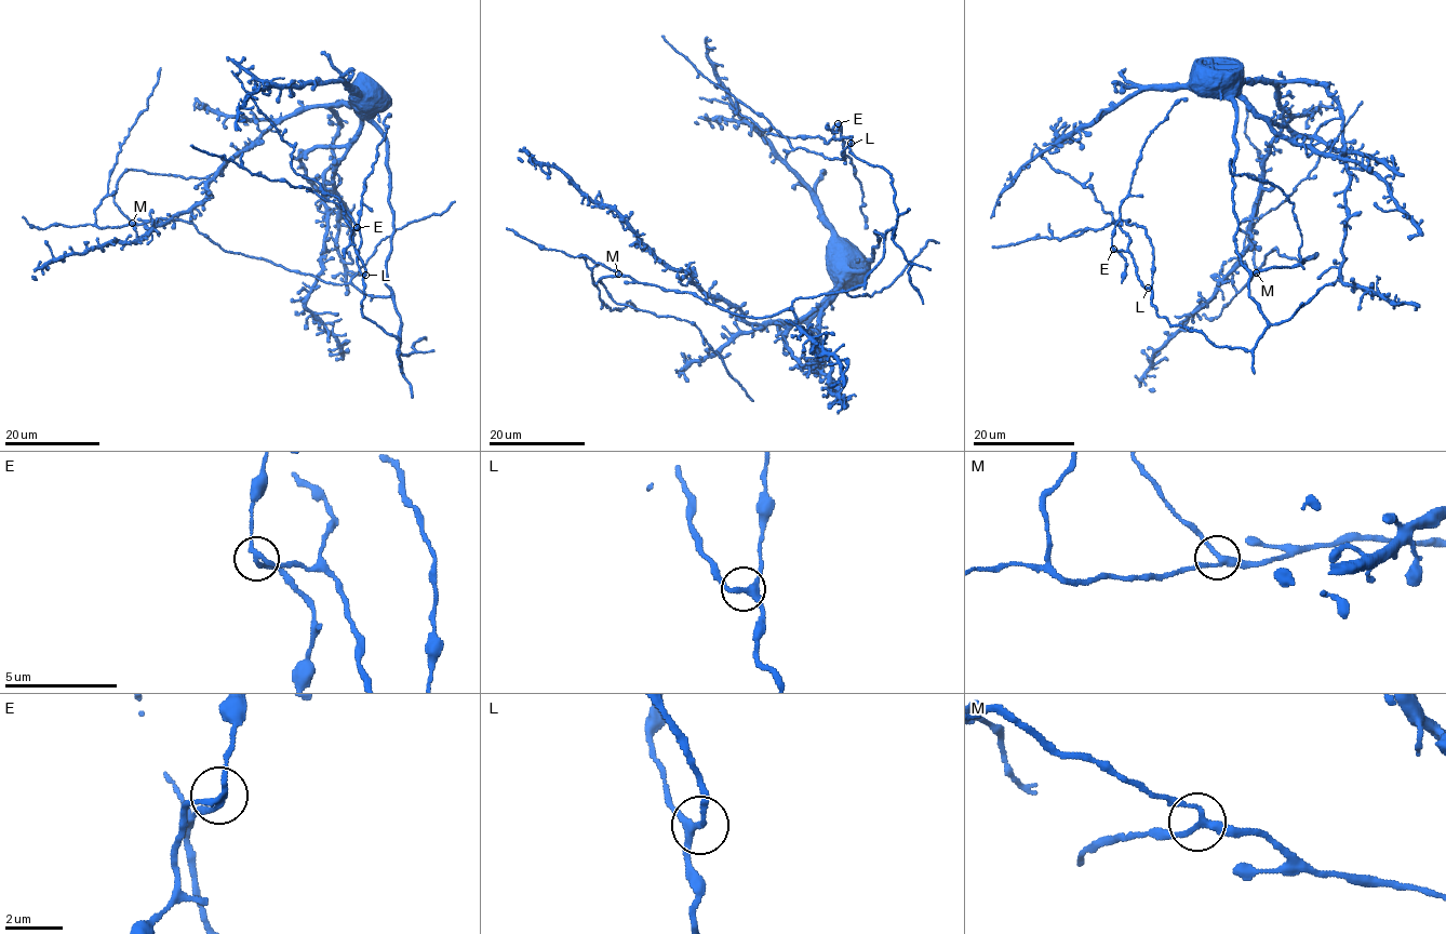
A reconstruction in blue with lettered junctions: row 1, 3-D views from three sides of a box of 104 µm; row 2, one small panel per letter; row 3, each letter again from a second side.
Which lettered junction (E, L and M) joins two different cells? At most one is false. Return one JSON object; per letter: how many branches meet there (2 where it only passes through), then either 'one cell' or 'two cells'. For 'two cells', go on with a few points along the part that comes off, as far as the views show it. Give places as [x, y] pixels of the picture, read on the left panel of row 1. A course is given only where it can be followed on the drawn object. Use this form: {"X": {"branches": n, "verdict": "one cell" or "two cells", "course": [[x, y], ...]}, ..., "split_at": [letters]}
{"E": {"branches": 3, "verdict": "two cells", "course": [[358, 227], [351, 230], [344, 257]]}, "L": {"branches": 3, "verdict": "one cell"}, "M": {"branches": 3, "verdict": "one cell"}, "split_at": ["E"]}

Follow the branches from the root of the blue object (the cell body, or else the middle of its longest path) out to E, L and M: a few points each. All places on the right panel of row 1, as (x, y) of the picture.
E: (1222, 66), (1236, 116), (1236, 253), (1266, 320), (1262, 337), (1246, 350), (1173, 325), (1132, 255), (1113, 249)
L: (1222, 66), (1236, 116), (1236, 253), (1268, 328), (1249, 350), (1217, 346), (1160, 317), (1148, 288)
M: (1222, 66), (1236, 116), (1240, 262), (1259, 272), (1317, 255), (1299, 262), (1273, 249), (1256, 272)

